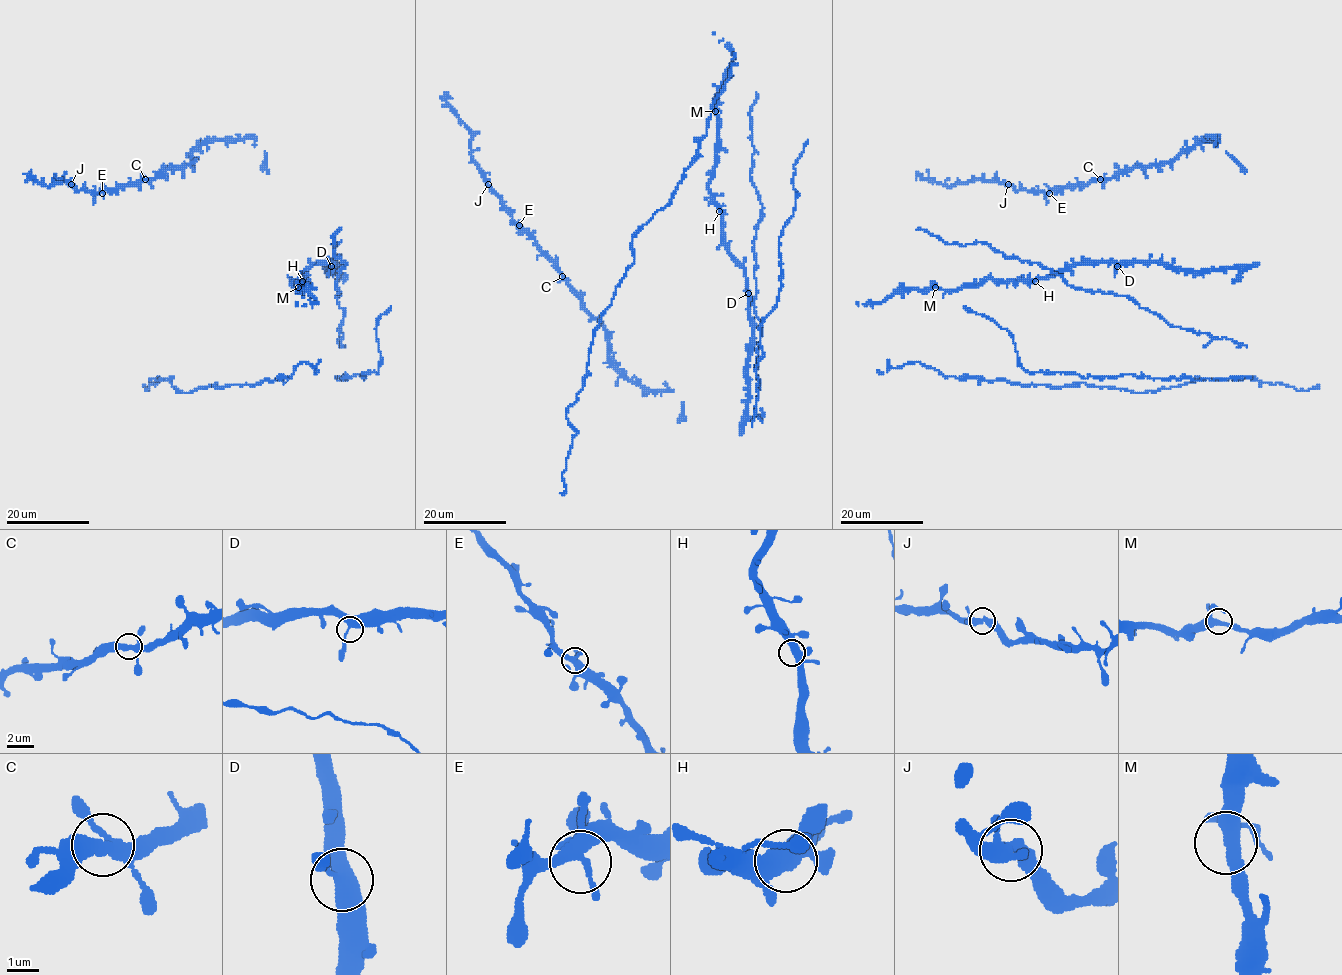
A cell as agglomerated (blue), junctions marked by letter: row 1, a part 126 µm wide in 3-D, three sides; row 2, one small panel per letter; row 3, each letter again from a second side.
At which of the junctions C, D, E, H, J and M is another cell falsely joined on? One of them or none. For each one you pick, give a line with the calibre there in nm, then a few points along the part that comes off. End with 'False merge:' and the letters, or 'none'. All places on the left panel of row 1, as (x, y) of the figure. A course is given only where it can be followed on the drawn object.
False merge: none

